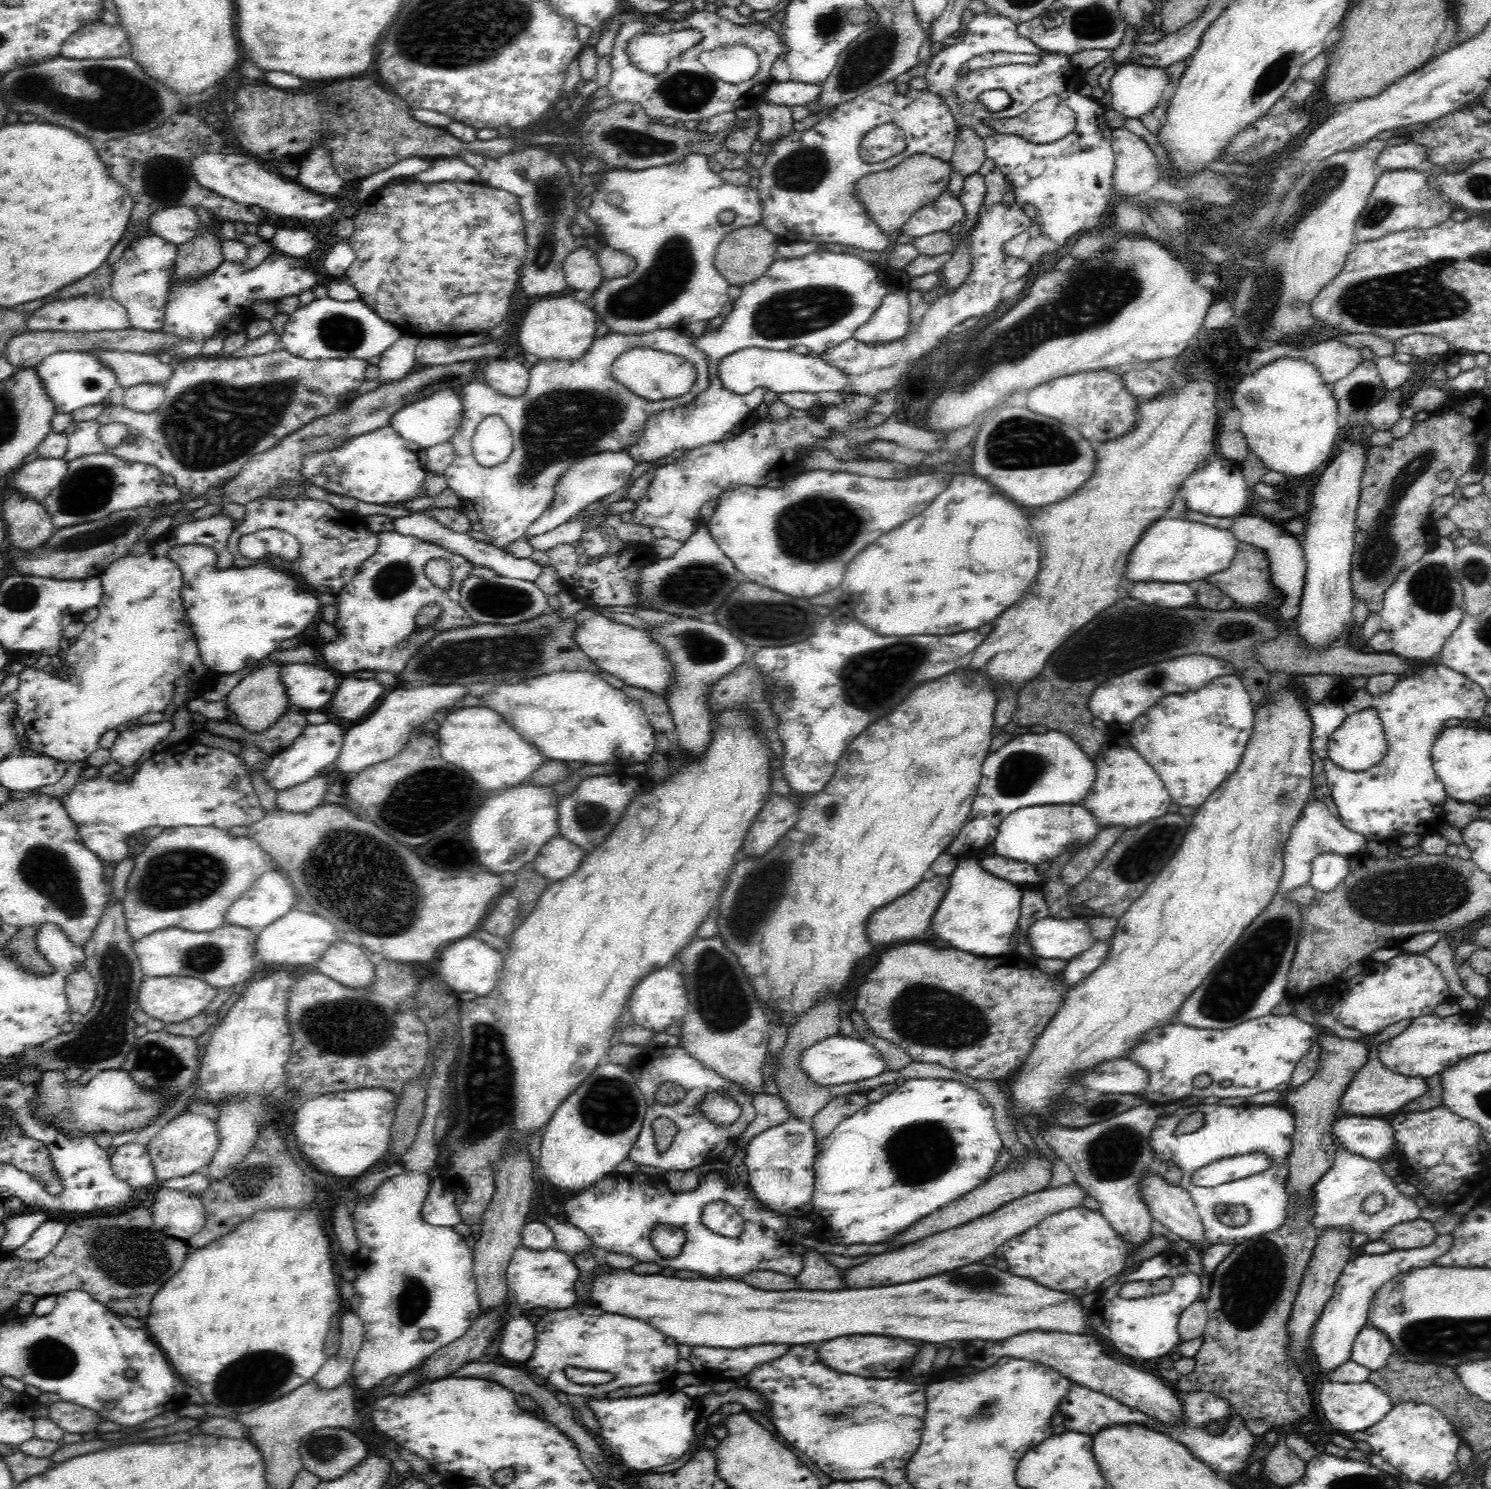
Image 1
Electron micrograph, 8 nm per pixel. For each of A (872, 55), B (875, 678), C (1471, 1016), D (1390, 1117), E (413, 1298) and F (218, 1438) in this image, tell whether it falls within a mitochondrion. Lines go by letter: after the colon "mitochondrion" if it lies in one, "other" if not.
A: mitochondrion
B: mitochondrion
C: other
D: other
E: mitochondrion
F: other

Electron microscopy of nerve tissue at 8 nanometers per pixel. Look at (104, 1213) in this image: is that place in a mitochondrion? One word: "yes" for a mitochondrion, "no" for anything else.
no

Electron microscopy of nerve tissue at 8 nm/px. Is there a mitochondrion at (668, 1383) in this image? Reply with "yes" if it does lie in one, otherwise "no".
no

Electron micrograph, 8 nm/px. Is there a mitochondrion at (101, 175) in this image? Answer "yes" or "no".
no

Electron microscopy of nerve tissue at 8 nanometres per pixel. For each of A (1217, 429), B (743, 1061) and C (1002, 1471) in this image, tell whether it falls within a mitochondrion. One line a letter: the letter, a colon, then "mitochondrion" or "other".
A: other
B: other
C: other

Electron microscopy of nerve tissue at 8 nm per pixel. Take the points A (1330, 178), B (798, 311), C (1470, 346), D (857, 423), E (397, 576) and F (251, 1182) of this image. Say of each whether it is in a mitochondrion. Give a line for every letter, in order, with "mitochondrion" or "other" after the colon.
A: mitochondrion
B: mitochondrion
C: other
D: mitochondrion
E: mitochondrion
F: mitochondrion

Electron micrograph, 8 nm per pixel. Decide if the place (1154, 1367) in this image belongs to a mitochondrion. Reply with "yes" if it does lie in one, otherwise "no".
no

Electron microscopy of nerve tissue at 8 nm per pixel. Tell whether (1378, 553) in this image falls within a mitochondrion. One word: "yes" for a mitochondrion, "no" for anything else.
yes

